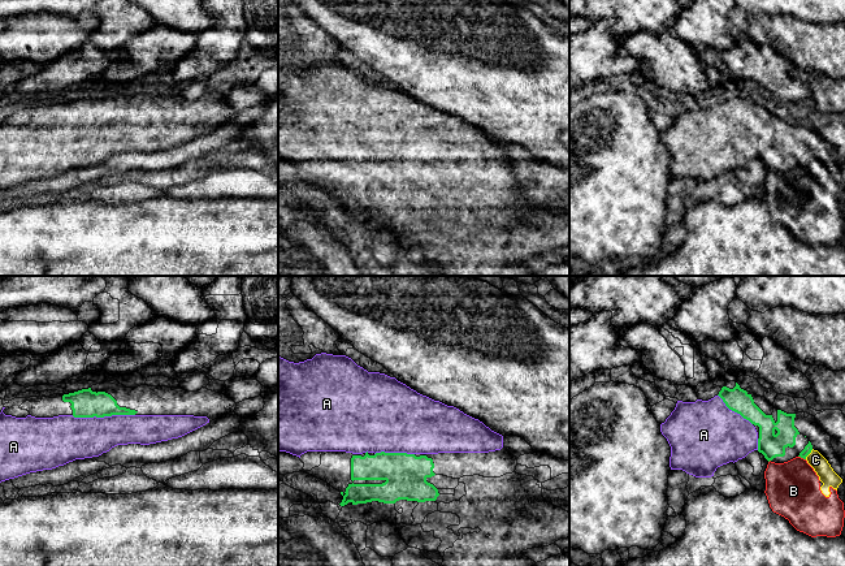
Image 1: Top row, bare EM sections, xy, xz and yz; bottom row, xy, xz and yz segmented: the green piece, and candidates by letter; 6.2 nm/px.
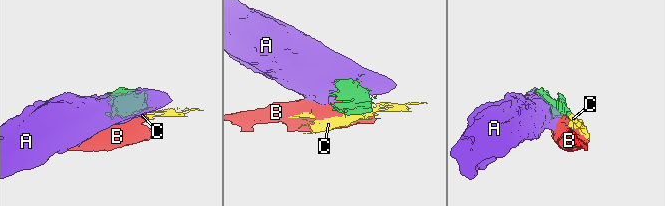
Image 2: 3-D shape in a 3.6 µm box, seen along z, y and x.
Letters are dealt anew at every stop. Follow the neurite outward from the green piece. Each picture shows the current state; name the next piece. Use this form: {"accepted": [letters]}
{"accepted": ["A"]}

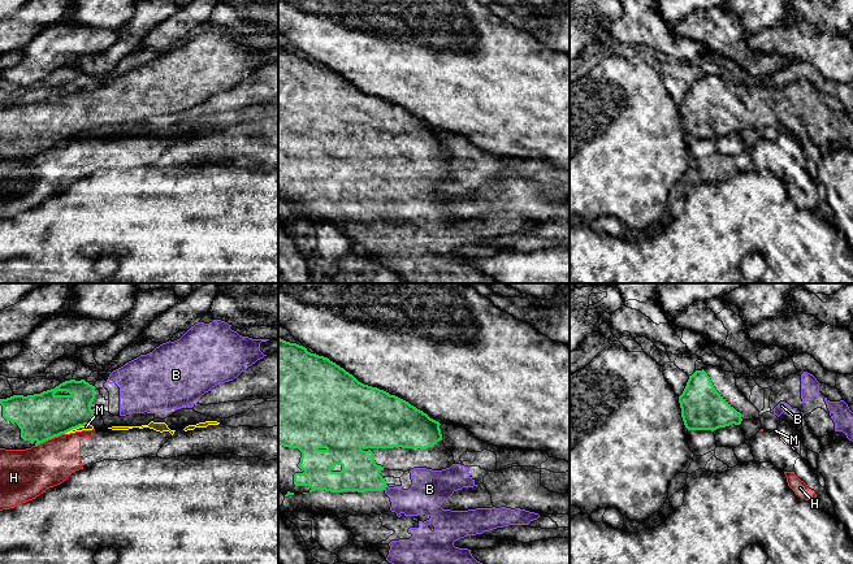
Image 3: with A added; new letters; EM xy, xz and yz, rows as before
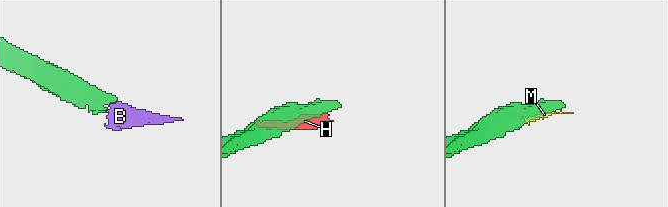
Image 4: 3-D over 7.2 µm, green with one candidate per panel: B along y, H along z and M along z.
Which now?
{"accepted": ["B"]}

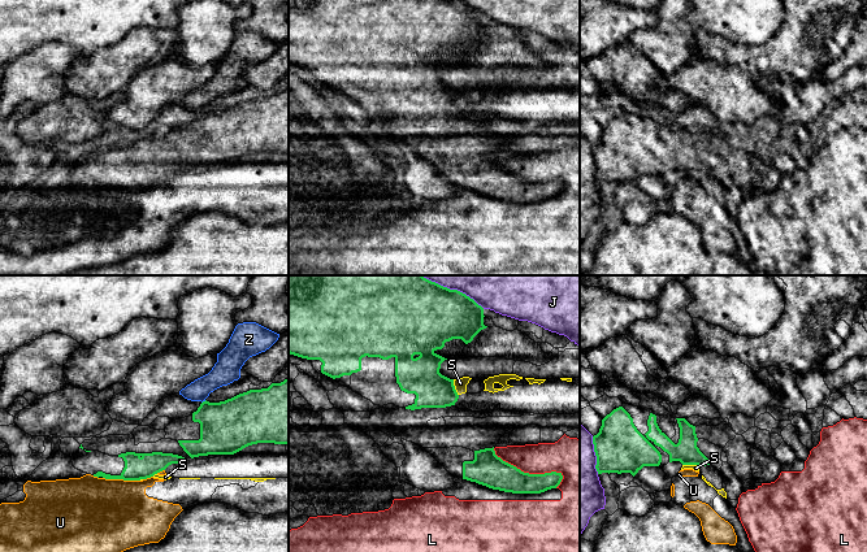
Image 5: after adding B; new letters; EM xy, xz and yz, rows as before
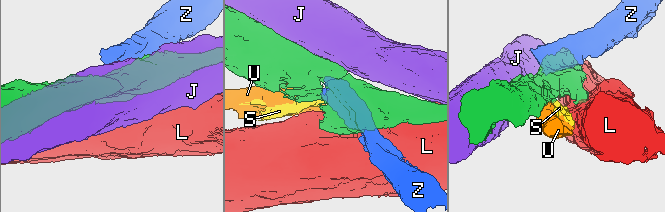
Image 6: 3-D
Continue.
{"accepted": []}

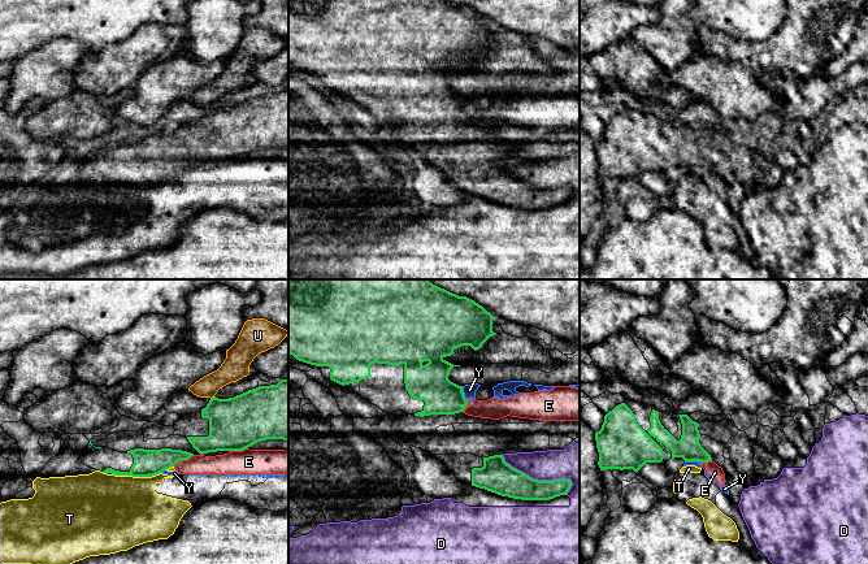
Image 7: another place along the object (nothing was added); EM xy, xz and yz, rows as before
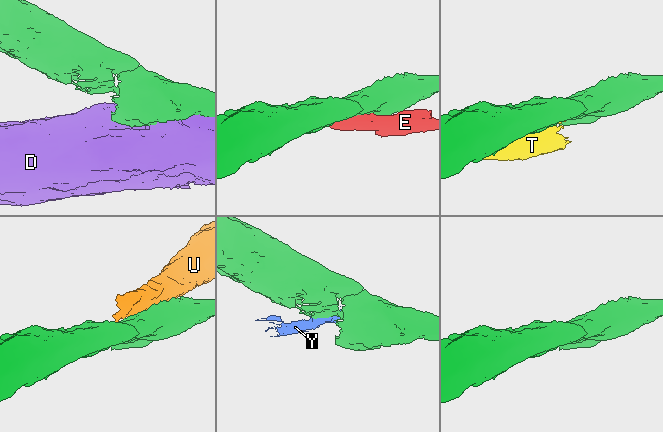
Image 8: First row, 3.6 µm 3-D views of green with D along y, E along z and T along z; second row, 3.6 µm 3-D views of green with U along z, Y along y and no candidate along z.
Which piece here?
{"accepted": []}

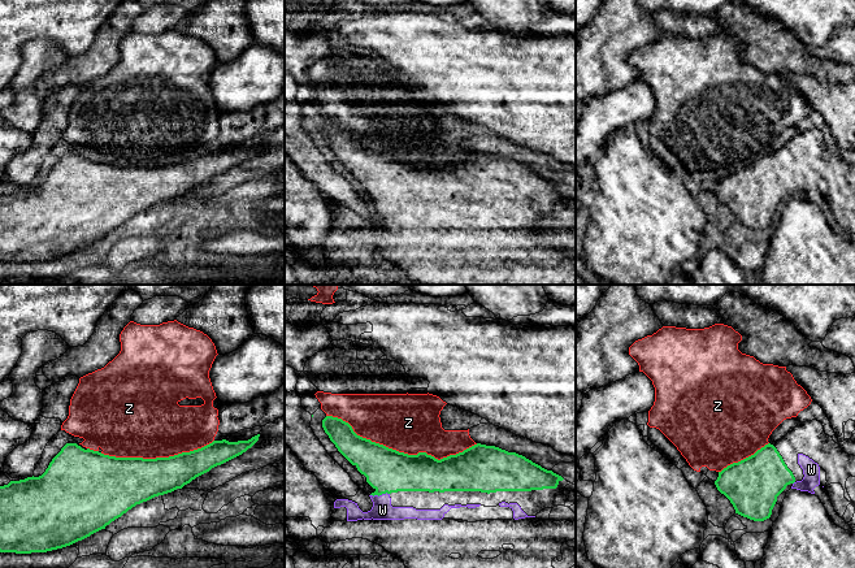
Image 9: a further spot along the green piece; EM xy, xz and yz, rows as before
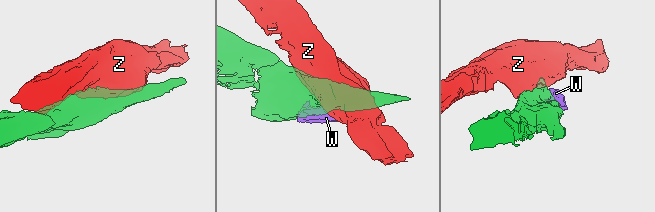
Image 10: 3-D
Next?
{"accepted": ["W"]}

